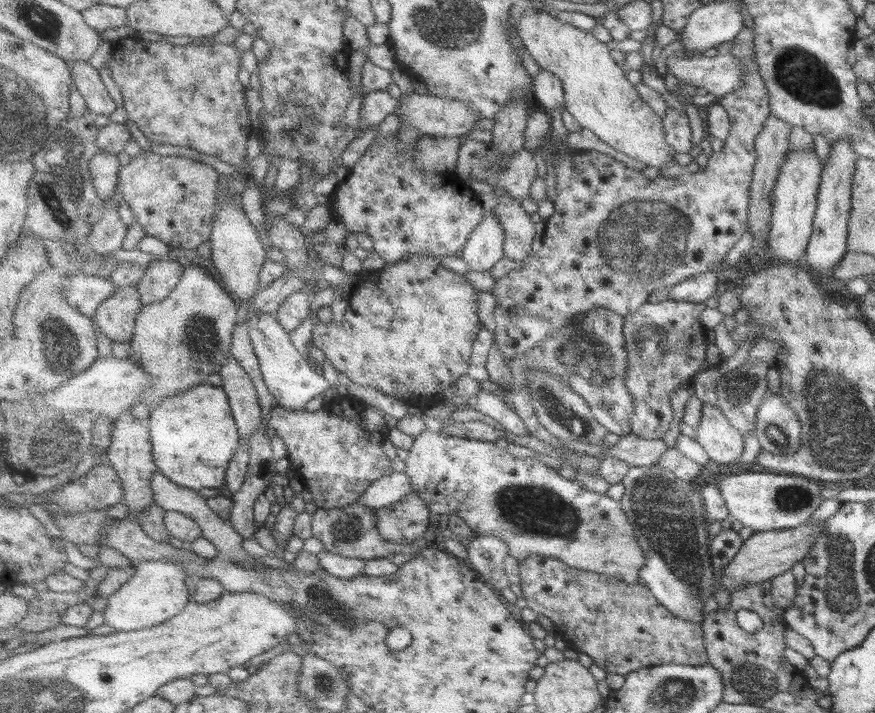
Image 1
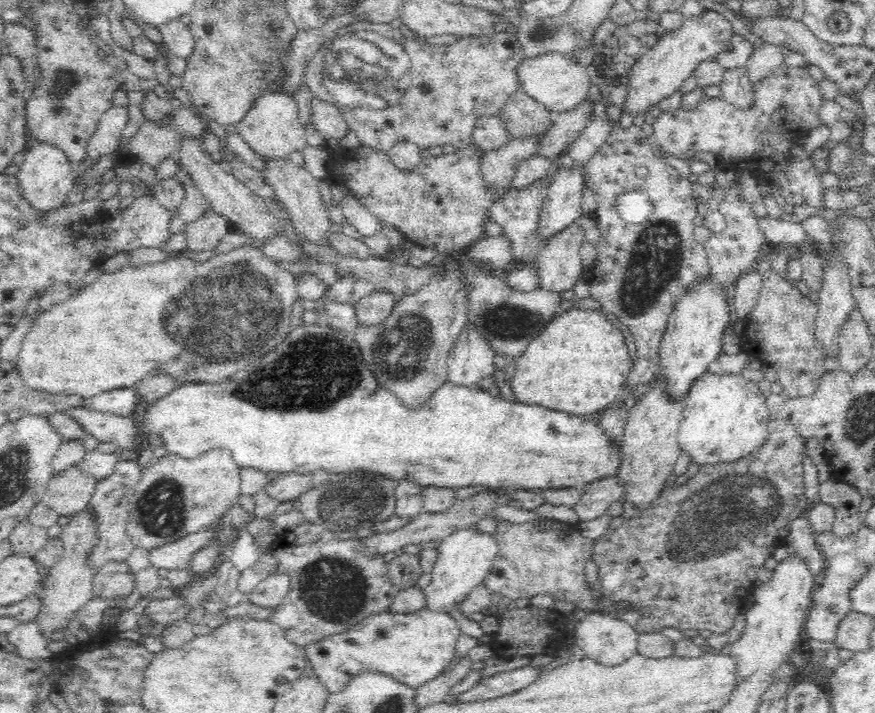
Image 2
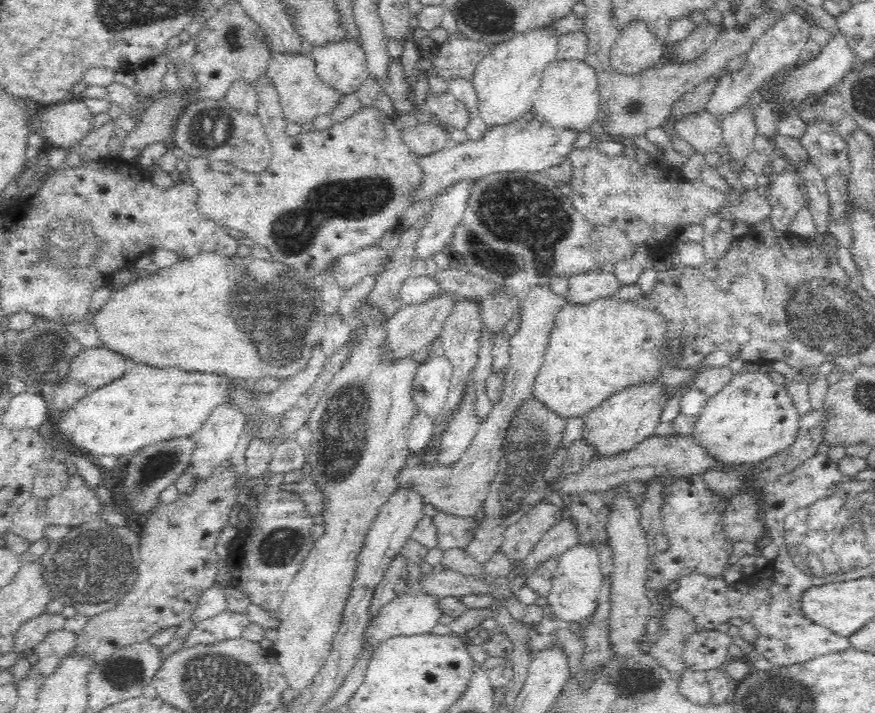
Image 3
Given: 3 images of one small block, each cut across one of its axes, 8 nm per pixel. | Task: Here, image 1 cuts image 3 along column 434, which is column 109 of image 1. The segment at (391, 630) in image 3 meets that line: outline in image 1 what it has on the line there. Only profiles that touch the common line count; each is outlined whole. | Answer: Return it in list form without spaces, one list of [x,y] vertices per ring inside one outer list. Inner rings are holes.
[[[144,561],[137,563],[136,568],[137,574],[134,575],[132,581],[108,599],[108,610],[104,611],[106,624],[118,631],[139,631],[164,624],[164,622],[184,612],[186,606],[191,602],[190,588],[186,584],[186,580],[190,575],[180,562]]]

